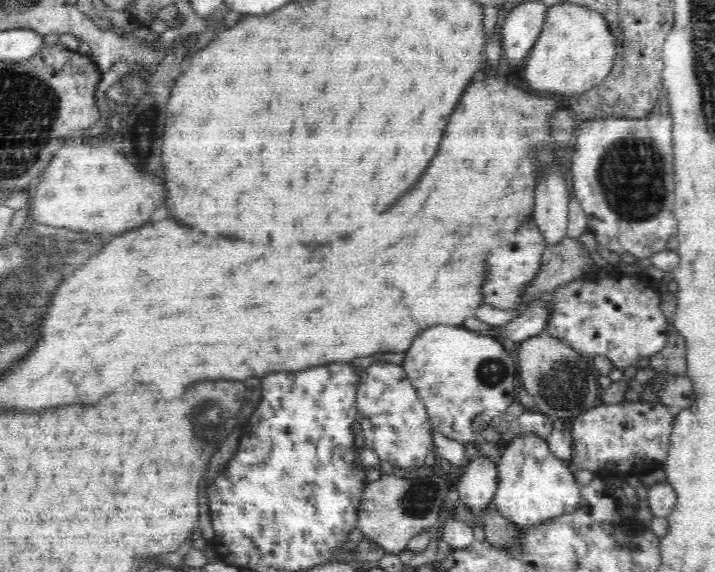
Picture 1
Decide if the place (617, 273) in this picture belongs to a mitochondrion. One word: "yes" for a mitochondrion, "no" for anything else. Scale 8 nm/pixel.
no

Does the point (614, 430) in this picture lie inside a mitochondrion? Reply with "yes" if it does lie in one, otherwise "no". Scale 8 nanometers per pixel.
no

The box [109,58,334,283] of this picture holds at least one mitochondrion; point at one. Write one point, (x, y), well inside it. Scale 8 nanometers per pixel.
(143, 134)

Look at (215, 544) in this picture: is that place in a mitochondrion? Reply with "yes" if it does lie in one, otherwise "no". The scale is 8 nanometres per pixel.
no

